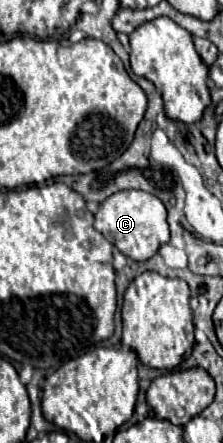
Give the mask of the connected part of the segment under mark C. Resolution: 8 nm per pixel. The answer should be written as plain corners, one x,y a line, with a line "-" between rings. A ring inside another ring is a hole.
123,190
109,196
95,214
95,228
125,256
135,262
145,262
153,258
163,244
169,242
169,224
165,204
143,190

